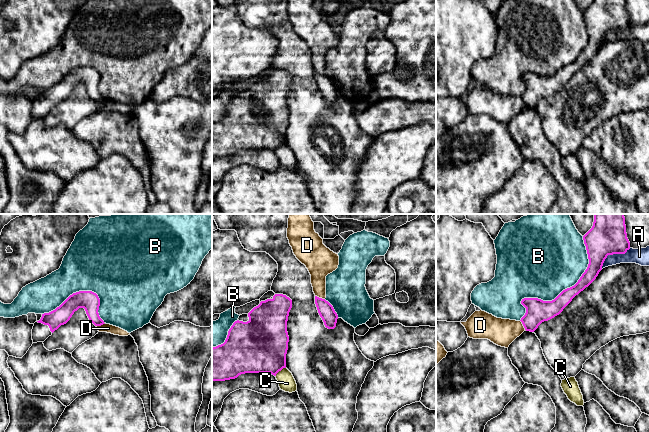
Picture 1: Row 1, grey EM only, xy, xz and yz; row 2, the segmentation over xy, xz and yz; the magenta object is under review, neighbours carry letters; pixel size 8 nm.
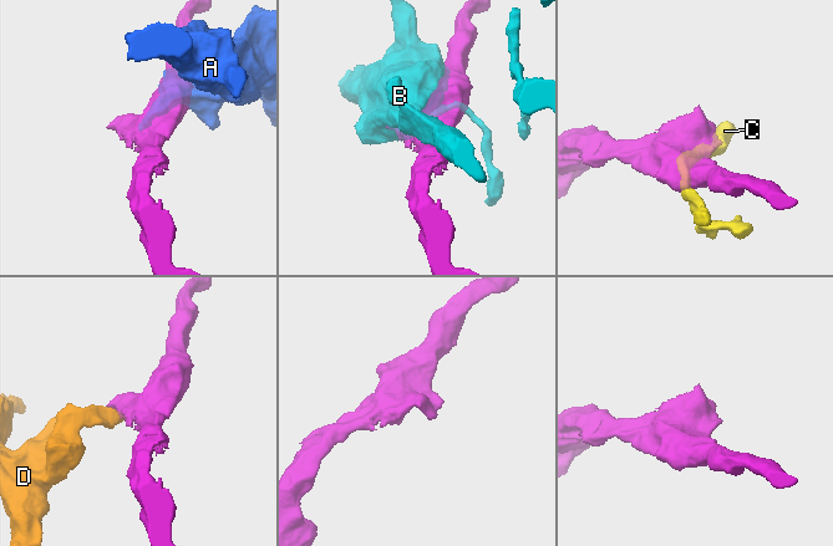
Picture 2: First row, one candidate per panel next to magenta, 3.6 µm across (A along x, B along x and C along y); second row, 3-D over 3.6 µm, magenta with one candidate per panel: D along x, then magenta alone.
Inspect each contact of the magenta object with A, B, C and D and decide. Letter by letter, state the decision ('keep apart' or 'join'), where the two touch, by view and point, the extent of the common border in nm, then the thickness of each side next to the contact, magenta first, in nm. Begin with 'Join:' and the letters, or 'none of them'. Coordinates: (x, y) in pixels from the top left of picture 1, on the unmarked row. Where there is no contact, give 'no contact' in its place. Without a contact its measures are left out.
Join: none of them
A: keep apart; meets magenta in yz at (612, 30); contact 280 nm long; 260 nm thick on the magenta side, 130 nm on the other
B: keep apart; meets magenta in yz at (563, 66); contact 850 nm long; 170 nm thick on the magenta side, 500 nm on the other
C: keep apart; meets magenta in xz at (279, 146); contact 120 nm long; 440 nm thick on the magenta side, 140 nm on the other
D: keep apart; meets magenta in xz at (320, 74); contact 90 nm long; 130 nm thick on the magenta side, 180 nm on the other

